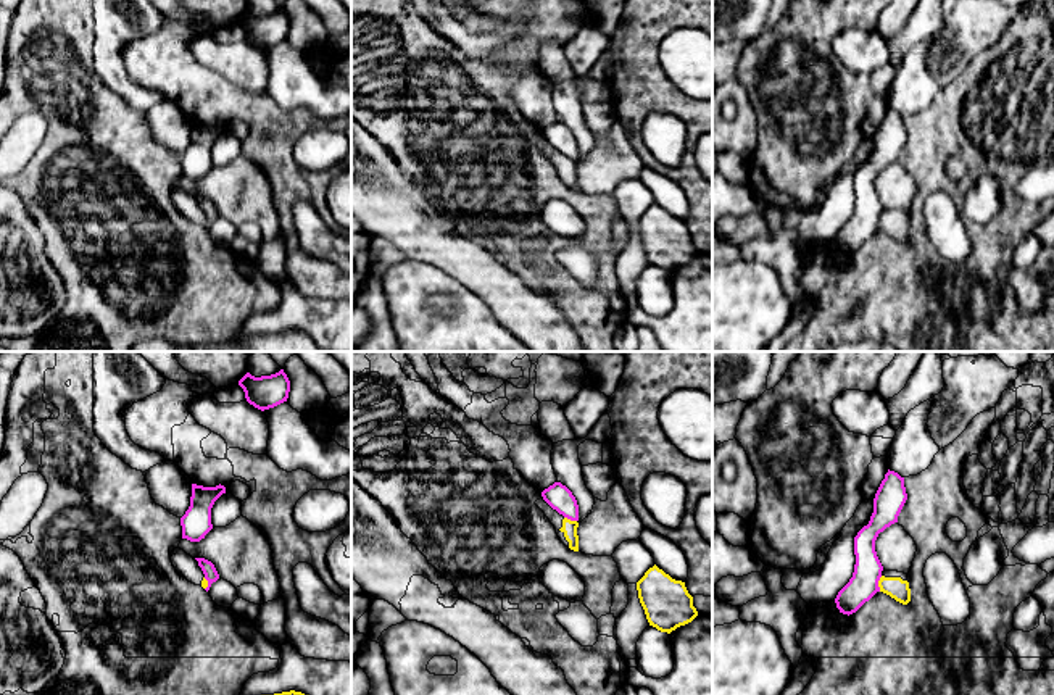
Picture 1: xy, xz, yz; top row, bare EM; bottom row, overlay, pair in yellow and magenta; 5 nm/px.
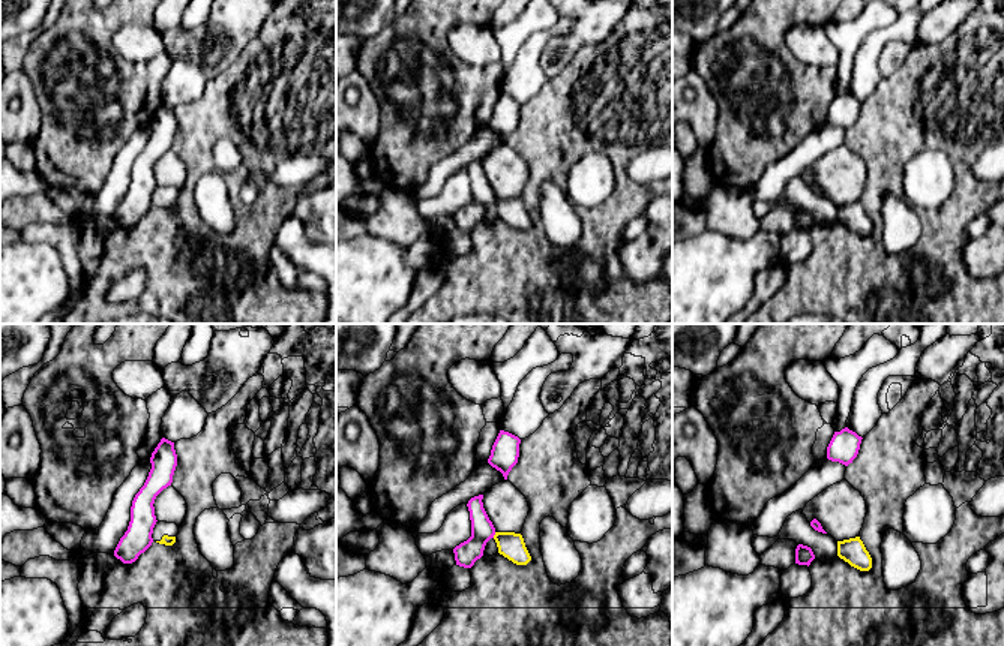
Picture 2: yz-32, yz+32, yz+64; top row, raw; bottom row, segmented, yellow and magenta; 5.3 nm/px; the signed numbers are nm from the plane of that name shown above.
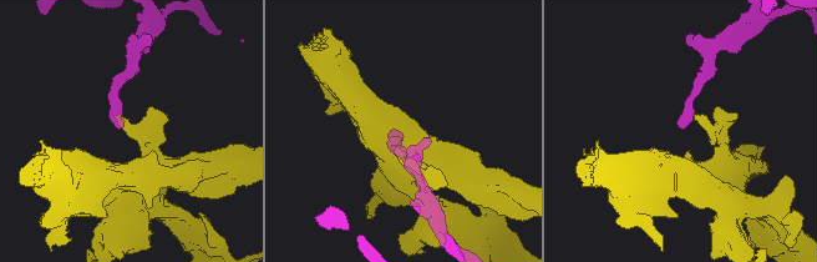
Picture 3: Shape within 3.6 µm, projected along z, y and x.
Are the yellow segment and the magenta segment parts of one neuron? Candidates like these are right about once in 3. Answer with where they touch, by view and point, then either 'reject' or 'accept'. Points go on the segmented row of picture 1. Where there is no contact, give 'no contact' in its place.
contact yz (879, 584); reject

